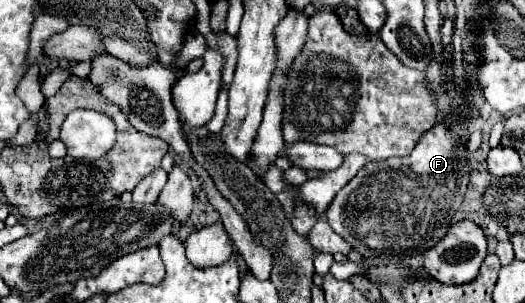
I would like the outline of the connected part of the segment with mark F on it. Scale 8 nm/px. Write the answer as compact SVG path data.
M437 124L421 136L411 156L367 162L325 212L329 226L365 258L401 260L423 254L447 234L451 218L463 202L469 184L465 140L465 132L451 136Z

